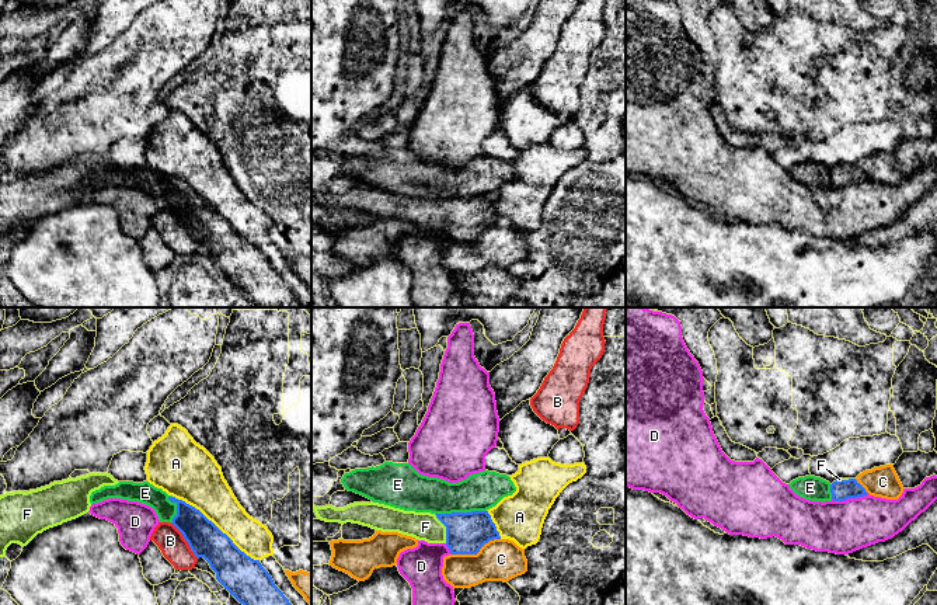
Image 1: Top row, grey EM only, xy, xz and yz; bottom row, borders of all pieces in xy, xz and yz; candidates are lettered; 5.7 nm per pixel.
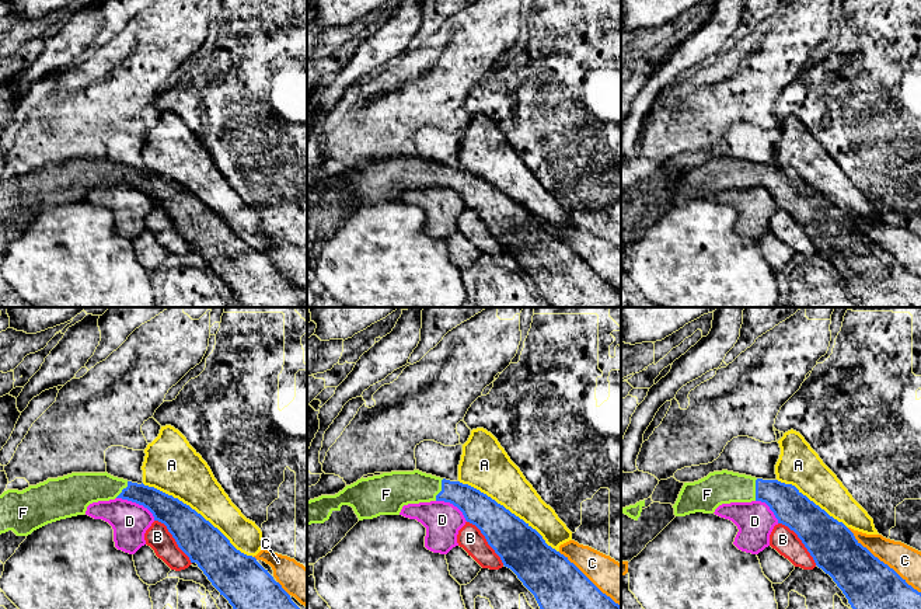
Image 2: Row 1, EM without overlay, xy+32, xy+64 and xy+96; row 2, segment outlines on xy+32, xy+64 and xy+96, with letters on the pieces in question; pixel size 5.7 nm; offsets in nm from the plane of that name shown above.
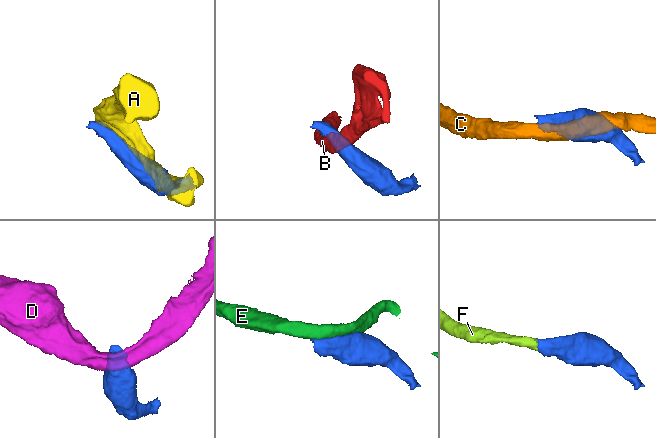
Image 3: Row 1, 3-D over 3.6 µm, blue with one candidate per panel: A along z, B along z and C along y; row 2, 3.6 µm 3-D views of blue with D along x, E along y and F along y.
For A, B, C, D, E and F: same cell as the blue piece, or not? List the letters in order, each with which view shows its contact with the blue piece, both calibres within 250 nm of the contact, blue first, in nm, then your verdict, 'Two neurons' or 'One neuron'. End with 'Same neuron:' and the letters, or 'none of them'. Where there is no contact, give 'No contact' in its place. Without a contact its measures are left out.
A: Touches blue in xy. Thickness 220 nm (blue) against 260 nm. Two neurons
B: Touches blue in xy. Thickness 200 nm (blue) against 160 nm. Two neurons
C: Touches blue in xz. Thickness 240 nm (blue) against 240 nm. Two neurons
D: Touches blue in yz. Thickness 120 nm (blue) against 300 nm. Two neurons
E: Touches blue in xz. Thickness 240 nm (blue) against 220 nm. Two neurons
F: Touches blue in xz. Thickness 240 nm (blue) against 160 nm. One neuron
Same neuron: F

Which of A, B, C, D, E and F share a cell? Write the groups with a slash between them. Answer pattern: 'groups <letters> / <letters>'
groups A B / C / D / E / F

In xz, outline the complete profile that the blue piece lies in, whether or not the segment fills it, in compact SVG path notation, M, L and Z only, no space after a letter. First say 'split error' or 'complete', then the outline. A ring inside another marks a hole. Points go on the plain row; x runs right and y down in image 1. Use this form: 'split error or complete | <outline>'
split error | M353 188L344 194L335 194L332 191L316 192L314 190L311 190L311 192L317 201L317 205L325 208L339 208L342 211L352 208L382 218L398 218L428 229L445 229L452 240L477 240L480 234L490 226L501 225L488 197L435 201L431 198L404 197L379 188Z

